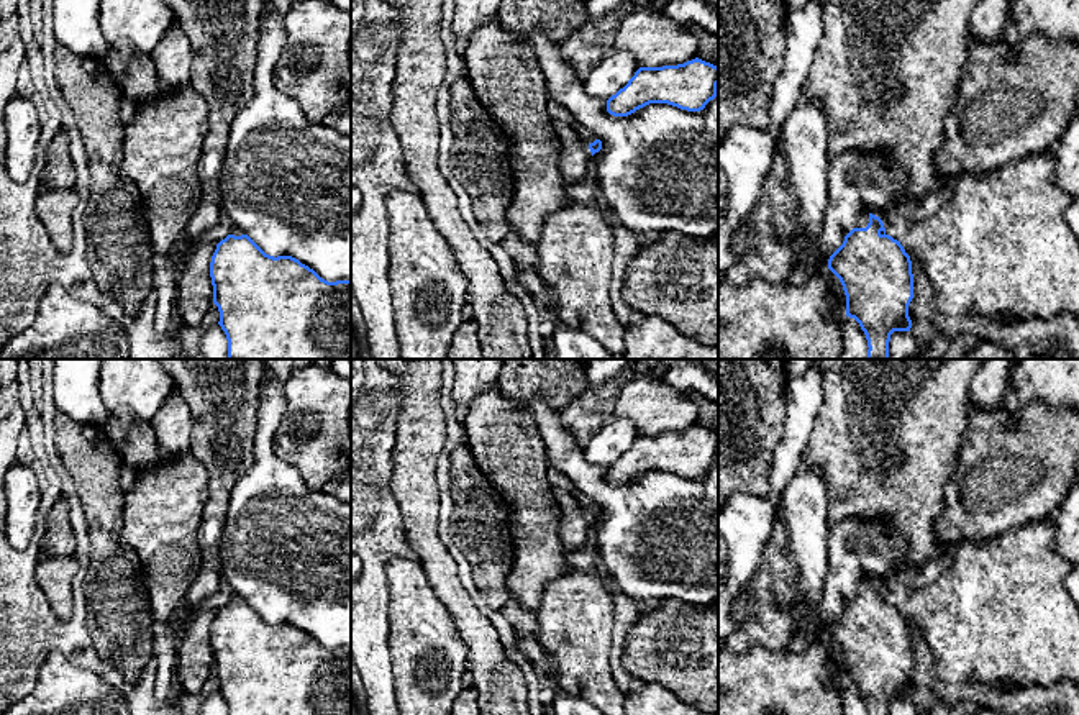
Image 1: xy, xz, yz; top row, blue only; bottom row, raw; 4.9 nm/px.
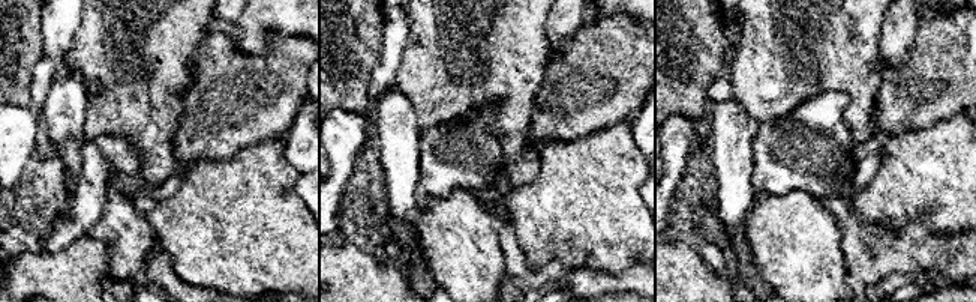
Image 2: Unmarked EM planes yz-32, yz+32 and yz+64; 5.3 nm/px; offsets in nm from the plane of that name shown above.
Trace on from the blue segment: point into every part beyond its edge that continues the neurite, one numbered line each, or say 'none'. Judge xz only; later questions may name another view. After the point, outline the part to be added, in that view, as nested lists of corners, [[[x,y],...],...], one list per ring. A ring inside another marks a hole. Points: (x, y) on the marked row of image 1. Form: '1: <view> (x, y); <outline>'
1: xz (584, 133); [[[572,121],[571,125],[574,128],[574,131],[579,134],[579,138],[582,141],[585,141],[587,144],[594,143],[597,138],[587,130],[584,128],[579,121]]]

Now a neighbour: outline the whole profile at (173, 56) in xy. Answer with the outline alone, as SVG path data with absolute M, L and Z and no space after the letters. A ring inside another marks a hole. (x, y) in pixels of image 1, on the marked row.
M172 23L154 48L153 61L161 82L172 87L190 84L192 48L179 23Z

